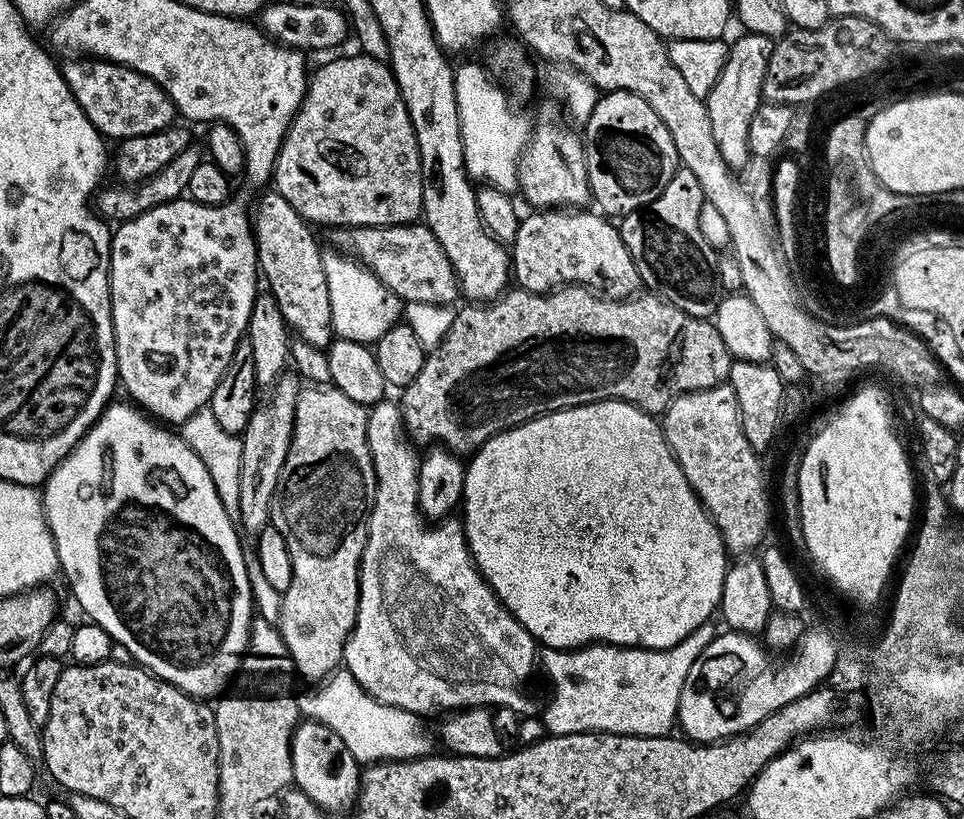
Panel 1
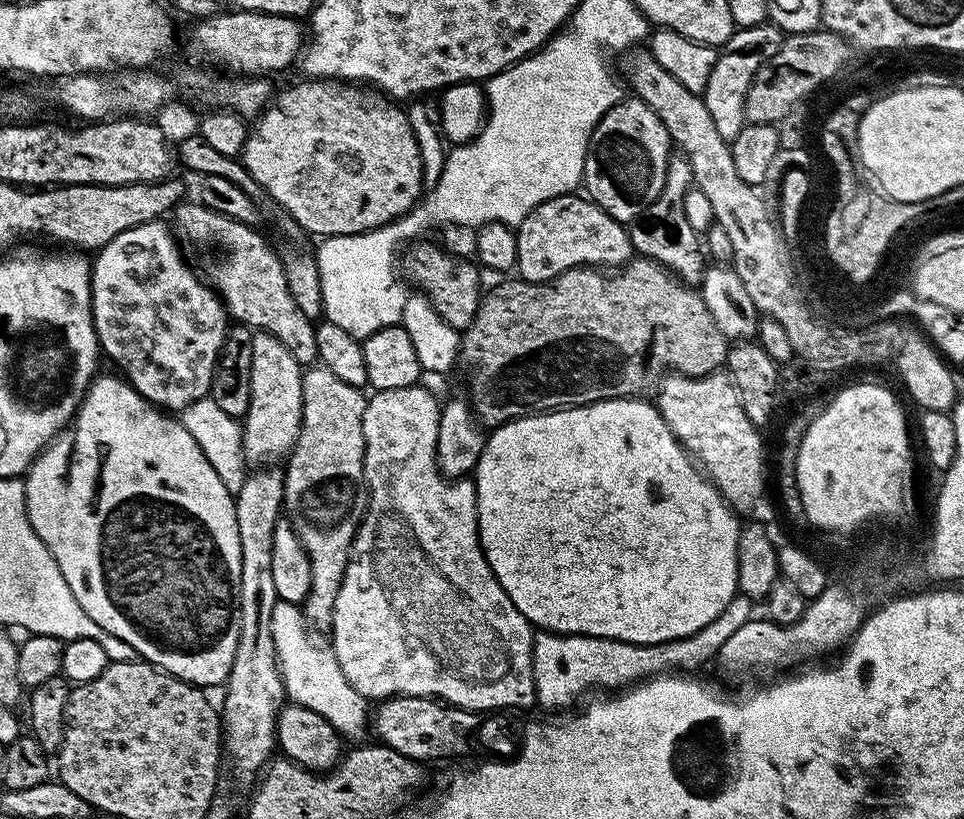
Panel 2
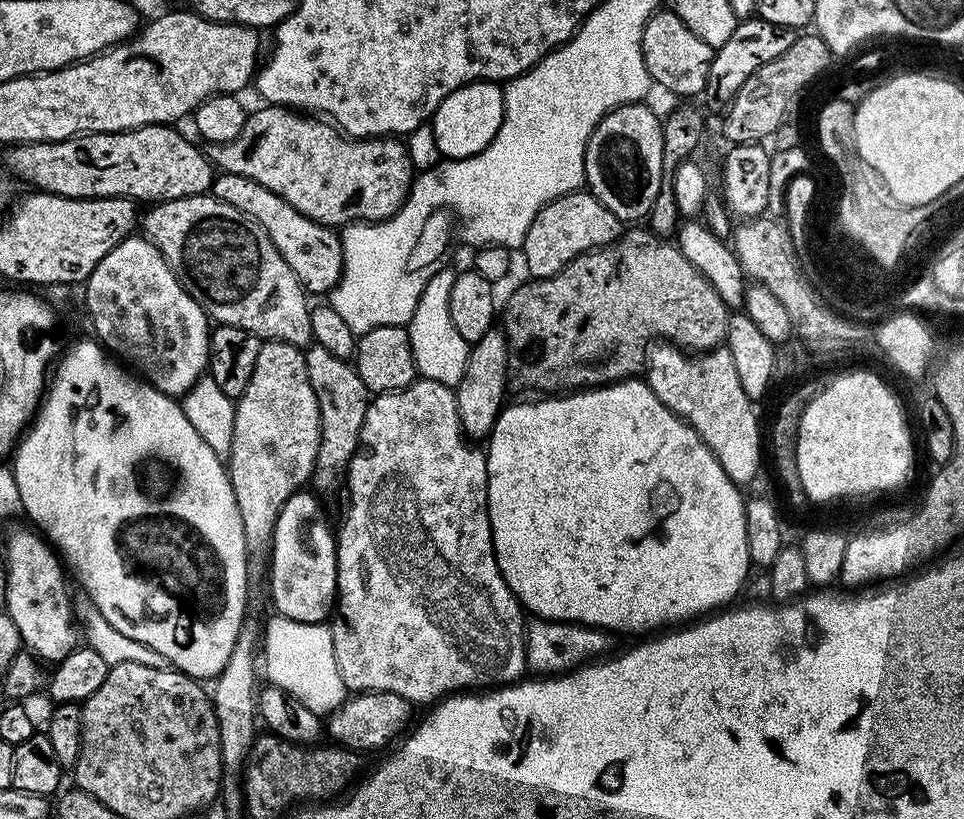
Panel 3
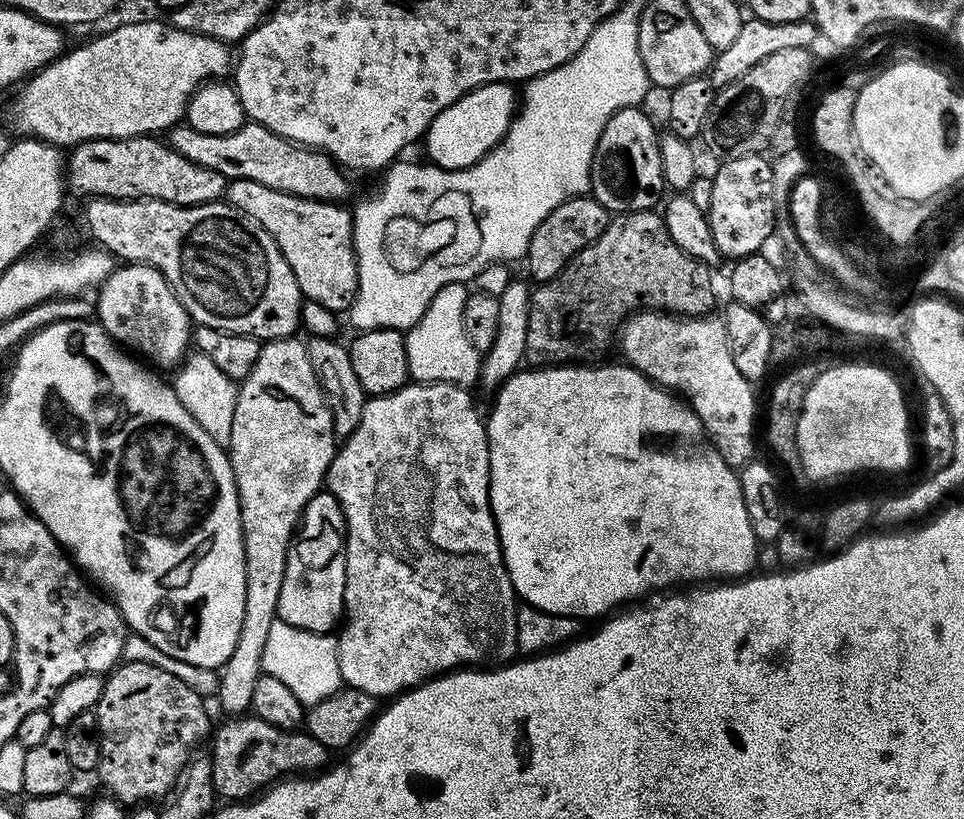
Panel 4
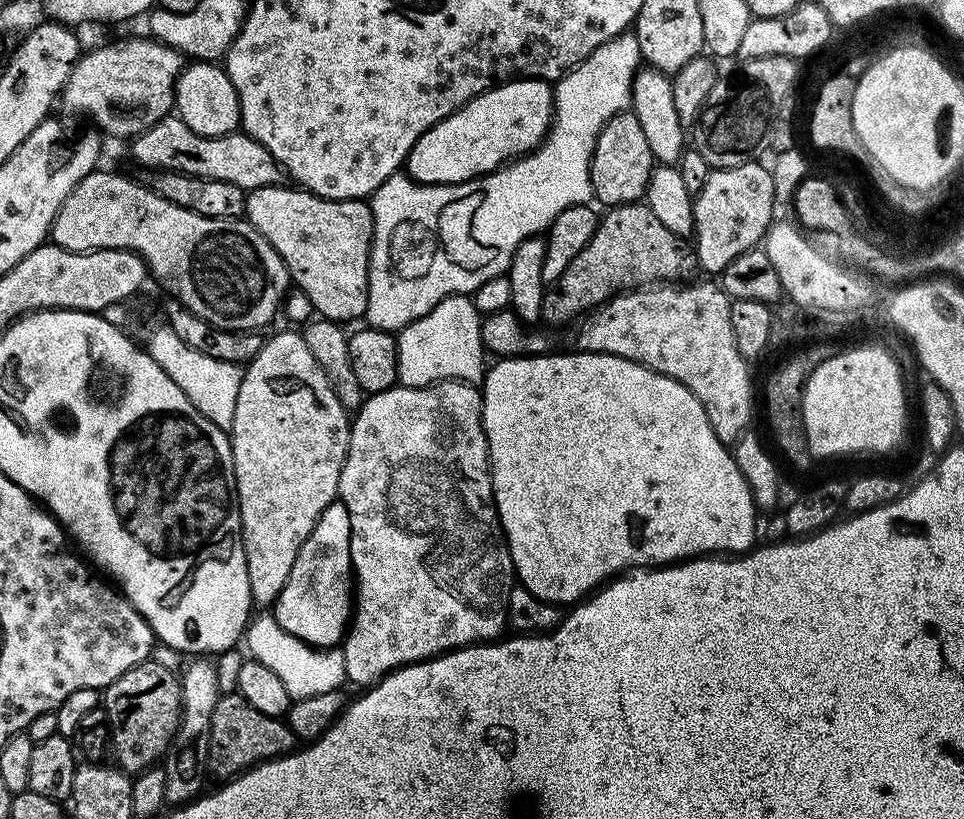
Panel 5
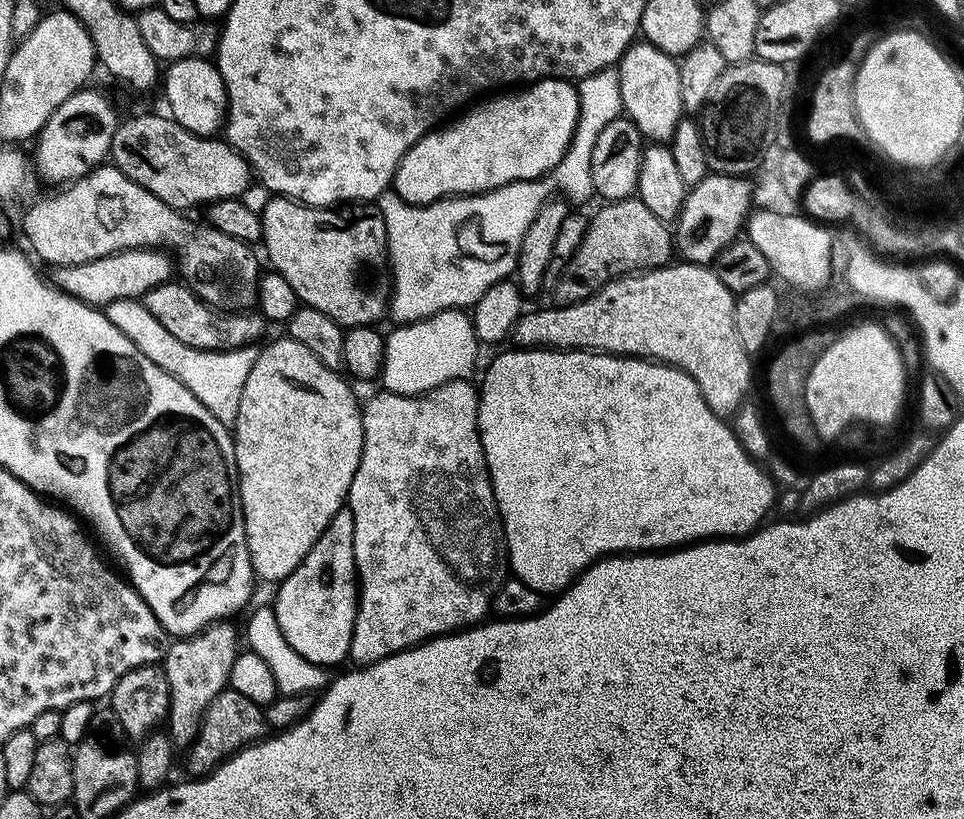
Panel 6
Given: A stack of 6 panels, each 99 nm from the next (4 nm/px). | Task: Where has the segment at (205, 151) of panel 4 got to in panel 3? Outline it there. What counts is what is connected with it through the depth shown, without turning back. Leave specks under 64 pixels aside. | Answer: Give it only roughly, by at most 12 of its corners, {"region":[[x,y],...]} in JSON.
{"region":[[291,108],[208,144],[319,224],[389,220],[414,179],[400,138]]}

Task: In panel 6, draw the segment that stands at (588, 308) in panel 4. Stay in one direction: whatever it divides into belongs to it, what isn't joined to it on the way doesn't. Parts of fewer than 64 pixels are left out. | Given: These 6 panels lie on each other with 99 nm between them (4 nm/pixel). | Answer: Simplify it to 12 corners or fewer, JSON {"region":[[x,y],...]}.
{"region":[[638,198],[604,202],[554,286],[577,304],[673,263],[673,229]]}

